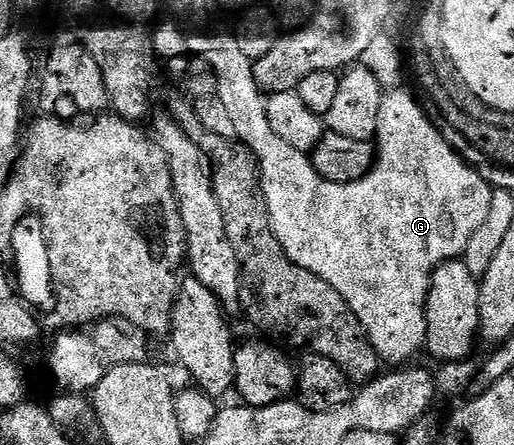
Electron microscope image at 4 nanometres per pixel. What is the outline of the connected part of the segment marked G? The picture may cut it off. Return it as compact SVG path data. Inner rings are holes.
M209 21L203 22L201 29L205 33L192 34L190 32L188 34L188 52L207 62L210 69L213 70L217 80L215 96L223 103L227 115L231 115L231 127L236 140L257 159L261 174L261 193L265 196L265 210L269 212L269 226L272 227L275 239L281 245L281 250L299 267L311 271L316 277L327 282L332 289L339 291L339 295L349 305L349 310L359 319L363 331L368 335L369 342L373 345L373 350L377 352L377 356L382 362L390 361L393 364L390 366L393 367L401 367L406 363L412 362L409 360L417 352L422 352L425 349L425 336L427 335L425 304L427 303L429 281L433 278L433 272L443 263L464 258L467 243L471 243L471 235L475 235L475 231L479 231L479 227L483 227L483 223L487 223L487 215L493 206L494 190L492 188L489 189L488 183L445 142L444 135L429 122L428 115L417 106L416 99L411 94L404 93L405 89L401 87L386 92L381 98L375 132L375 160L369 173L351 183L324 181L318 173L313 172L313 162L302 150L291 147L291 143L283 143L283 139L279 139L279 135L275 135L275 131L271 131L271 125L267 123L267 115L265 114L266 98L263 96L260 87L257 86L257 80L253 74L253 62L247 59L247 55L243 55L236 36L232 32L209 33L213 29L213 25Z

